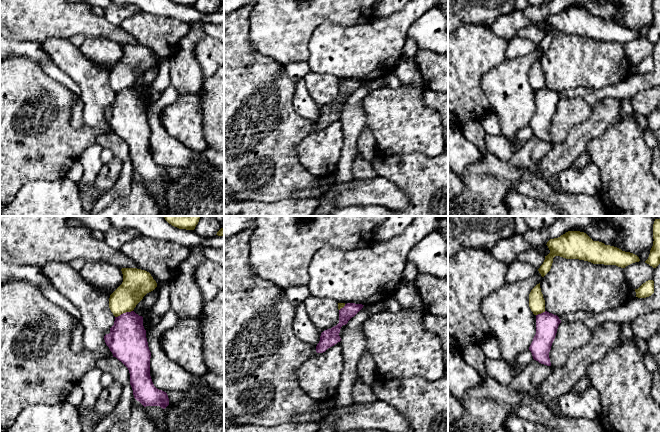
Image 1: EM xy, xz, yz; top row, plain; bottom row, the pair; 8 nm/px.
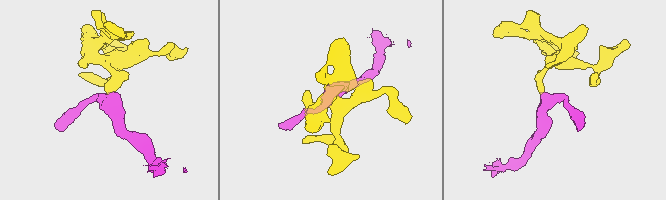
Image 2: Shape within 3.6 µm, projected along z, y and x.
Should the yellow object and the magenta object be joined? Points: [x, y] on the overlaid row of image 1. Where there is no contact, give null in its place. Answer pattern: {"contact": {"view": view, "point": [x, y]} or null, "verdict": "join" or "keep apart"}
{"contact": {"view": "xy", "point": [123, 312]}, "verdict": "keep apart"}

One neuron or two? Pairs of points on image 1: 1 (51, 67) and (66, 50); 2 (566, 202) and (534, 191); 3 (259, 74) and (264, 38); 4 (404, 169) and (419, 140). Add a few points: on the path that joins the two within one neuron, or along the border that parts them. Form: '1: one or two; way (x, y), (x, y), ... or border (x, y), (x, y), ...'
1: two; border (40, 44), (47, 55), (72, 78)
2: one; way (558, 199), (542, 191)
3: two; border (248, 35), (252, 46), (257, 51), (283, 65)
4: two; border (436, 155), (403, 153), (390, 156)

